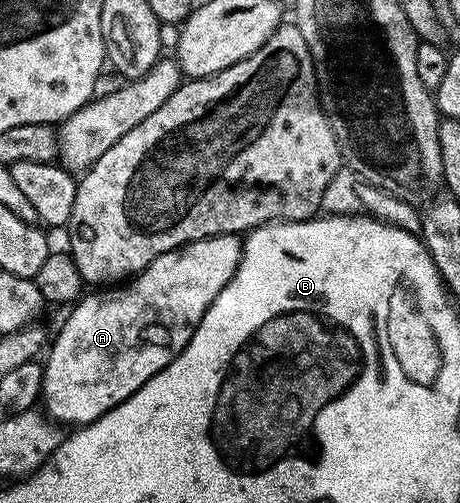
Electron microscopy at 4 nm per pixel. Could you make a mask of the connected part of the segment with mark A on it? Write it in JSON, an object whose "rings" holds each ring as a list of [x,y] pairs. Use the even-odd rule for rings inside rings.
{"rings":[[[223,233],[222,235],[214,235],[206,239],[198,239],[197,241],[191,241],[189,245],[181,245],[179,249],[171,249],[162,255],[158,255],[158,259],[151,261],[141,273],[137,273],[135,277],[131,278],[127,283],[121,284],[119,287],[112,287],[107,291],[92,291],[92,294],[89,292],[87,295],[81,296],[80,300],[75,302],[75,304],[67,310],[67,313],[69,312],[68,318],[65,319],[64,326],[57,331],[56,338],[54,338],[53,341],[51,338],[50,348],[46,353],[48,361],[45,360],[43,362],[43,412],[47,414],[53,422],[59,423],[61,426],[79,427],[89,425],[94,419],[106,415],[106,411],[118,407],[118,403],[122,403],[134,391],[138,391],[159,369],[166,368],[167,365],[188,346],[190,339],[194,335],[194,331],[198,327],[198,323],[202,323],[202,315],[206,315],[210,303],[214,303],[214,299],[218,299],[222,287],[226,287],[226,283],[230,283],[230,279],[235,275],[236,268],[240,262],[240,256],[243,254],[244,247],[241,238],[235,233]]]}

